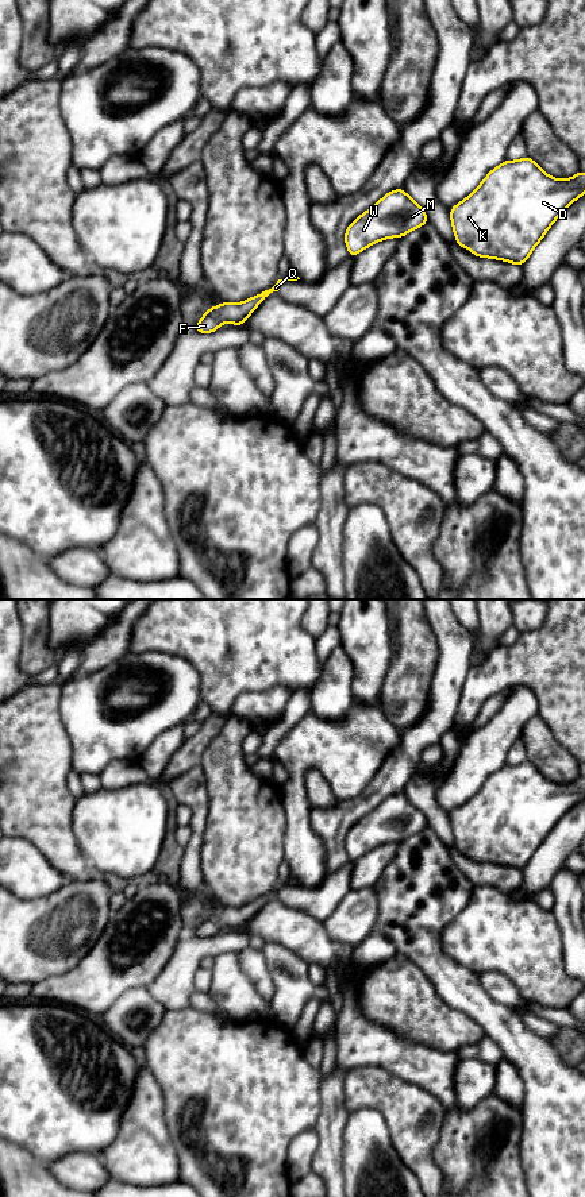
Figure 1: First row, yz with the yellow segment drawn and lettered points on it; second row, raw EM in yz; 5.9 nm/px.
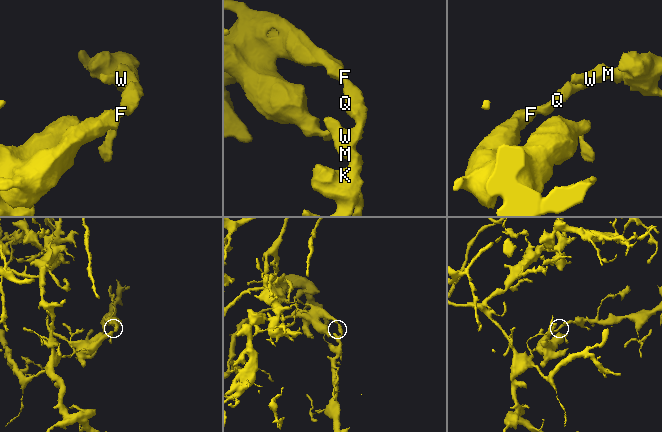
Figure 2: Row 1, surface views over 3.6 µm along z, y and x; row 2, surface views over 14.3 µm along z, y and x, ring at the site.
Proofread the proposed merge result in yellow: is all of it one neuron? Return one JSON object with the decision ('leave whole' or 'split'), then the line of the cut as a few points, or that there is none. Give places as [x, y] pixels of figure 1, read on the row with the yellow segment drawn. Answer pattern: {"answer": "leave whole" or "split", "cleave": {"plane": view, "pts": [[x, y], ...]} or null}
{"answer": "leave whole", "cleave": null}

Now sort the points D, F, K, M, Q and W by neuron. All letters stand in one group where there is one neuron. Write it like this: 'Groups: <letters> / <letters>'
Groups: D F K M Q W

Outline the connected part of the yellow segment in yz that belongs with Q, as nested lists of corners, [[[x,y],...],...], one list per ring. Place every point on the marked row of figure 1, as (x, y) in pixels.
[[[293,270],[284,278],[278,279],[277,283],[243,302],[232,304],[223,302],[216,305],[215,308],[209,308],[201,320],[195,325],[195,331],[200,333],[212,333],[223,323],[230,323],[235,325],[243,325],[246,318],[255,310],[255,308],[273,291],[280,290],[280,283],[282,281],[297,281],[300,279]]]

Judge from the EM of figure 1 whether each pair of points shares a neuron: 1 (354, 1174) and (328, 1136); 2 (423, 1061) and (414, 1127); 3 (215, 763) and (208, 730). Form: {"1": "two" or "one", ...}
{"1": "two", "2": "two", "3": "two"}

